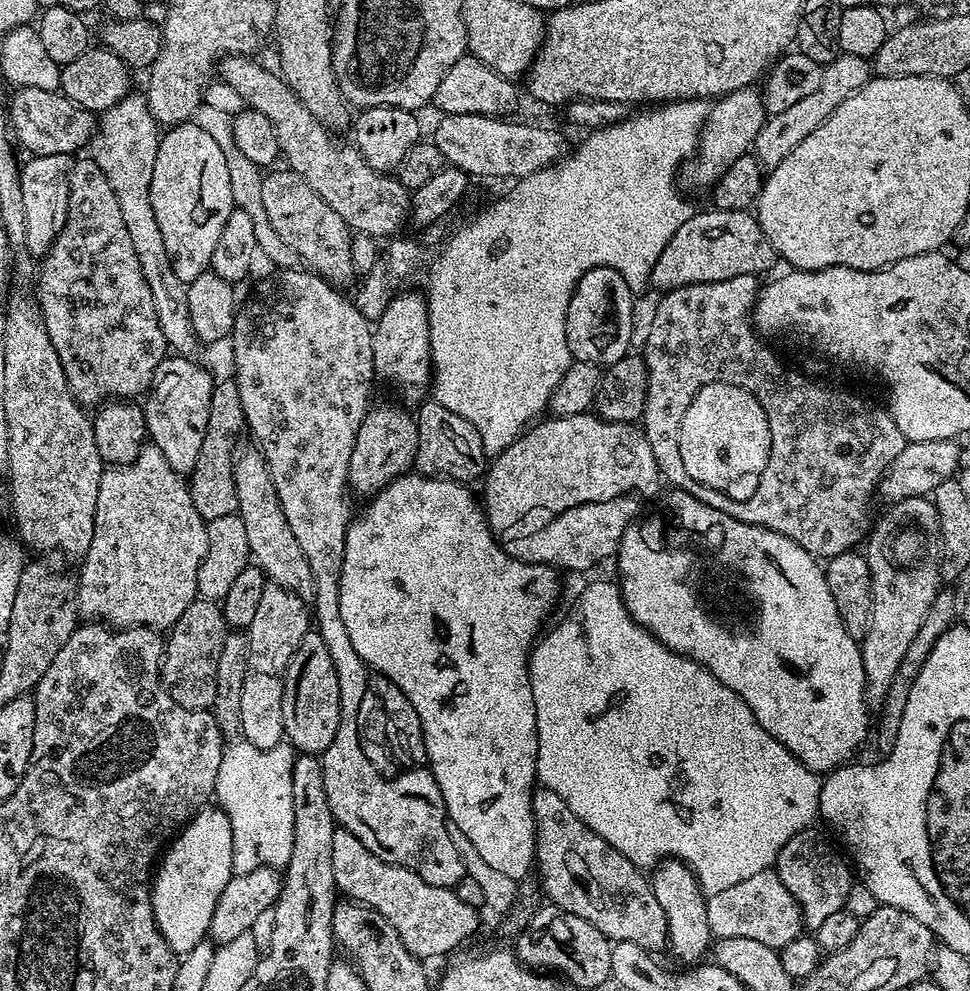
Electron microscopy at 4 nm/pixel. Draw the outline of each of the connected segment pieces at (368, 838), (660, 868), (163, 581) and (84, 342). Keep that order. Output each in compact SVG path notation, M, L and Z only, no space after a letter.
M304 268L285 269L279 271L278 275L272 276L262 281L255 288L250 300L245 305L243 303L236 313L235 324L232 327L232 335L230 337L230 345L232 344L232 364L234 367L236 367L234 379L236 385L238 386L238 398L242 398L242 410L244 411L244 419L246 421L247 431L249 433L252 431L252 436L254 439L256 439L256 441L254 441L255 447L264 456L266 466L270 470L270 478L274 478L274 490L278 490L278 502L282 502L282 510L286 514L286 522L290 522L290 531L294 533L294 539L298 541L298 546L302 546L302 554L306 554L306 562L310 565L310 574L312 575L312 595L310 597L310 602L314 611L314 628L315 631L320 633L322 642L326 642L326 650L330 650L330 662L334 662L334 674L338 674L338 702L340 703L340 721L338 722L338 734L334 734L334 742L330 742L330 746L328 747L328 749L325 750L325 752L323 752L323 754L320 756L320 765L322 766L322 778L326 782L326 802L330 802L332 817L336 819L337 825L339 825L339 827L350 830L350 834L354 834L354 838L358 838L358 842L362 842L362 846L366 846L366 850L370 850L370 854L374 854L374 858L382 858L382 862L390 862L391 864L397 864L398 866L402 866L403 868L408 868L414 874L418 874L418 878L422 878L422 882L430 882L430 886L442 886L443 888L455 889L456 884L459 882L459 880L461 880L463 876L466 875L466 873L464 870L464 863L462 862L462 858L458 854L458 846L454 846L454 842L450 842L450 834L448 833L448 825L450 821L447 812L445 812L444 810L444 799L442 798L442 790L438 790L438 782L434 782L434 774L427 767L417 766L407 770L400 770L400 773L398 773L397 776L393 778L393 780L387 780L386 777L380 776L379 770L376 769L374 765L372 765L372 760L370 757L367 756L366 753L364 753L364 744L362 741L360 741L360 711L362 711L364 708L364 699L366 699L367 696L370 696L370 669L366 662L362 662L362 658L358 658L358 650L354 650L354 646L352 645L352 643L350 643L350 634L346 634L346 622L342 622L342 610L340 609L340 579L342 578L342 562L346 558L346 534L348 533L348 526L350 523L350 515L348 516L348 504L346 501L344 501L344 492L347 493L349 491L348 471L350 470L350 453L354 451L354 438L358 438L358 426L362 426L364 416L366 415L366 413L368 413L370 407L370 399L368 400L368 395L370 395L372 392L372 380L374 381L376 371L374 370L374 346L372 345L372 334L374 330L371 321L366 319L366 317L361 314L360 309L351 299L346 300L339 292L341 291L337 287L331 285L323 277L320 277L316 273Z
M669 858L651 869L650 883L654 890L654 898L658 898L662 910L666 910L667 947L672 948L674 955L680 956L681 965L695 965L703 957L700 955L704 951L706 953L709 951L714 940L710 926L706 922L708 902L700 884L696 881L695 874L688 869L688 865L684 861Z
M145 446L129 464L118 464L105 467L102 482L98 486L98 506L94 510L94 538L90 542L90 550L79 565L80 576L76 586L76 607L81 617L92 622L103 622L115 629L117 628L155 628L157 630L171 629L176 619L184 613L186 606L197 599L196 587L198 586L198 566L202 566L202 558L206 558L208 545L208 526L200 517L198 510L194 510L194 498L188 489L188 480L177 474L166 462L162 450Z
M77 159L73 163L68 172L68 189L68 220L38 264L38 299L46 334L50 334L54 350L58 350L66 382L80 405L99 406L109 398L143 397L152 387L154 370L166 355L150 286L142 278L138 254L134 254L126 222L122 222L122 210L118 210L118 198L114 198L114 190L110 190L110 182L106 182L106 174L98 170L95 160Z

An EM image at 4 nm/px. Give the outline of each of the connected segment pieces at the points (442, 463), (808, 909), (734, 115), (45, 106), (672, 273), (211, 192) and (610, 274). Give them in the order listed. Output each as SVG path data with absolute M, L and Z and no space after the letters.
M428 398L415 409L418 426L418 454L415 471L421 476L440 476L444 480L461 482L479 481L485 475L490 457L482 446L482 438L478 438L478 430L462 418L462 414L454 414L454 410L446 410L434 398Z
M812 831L794 834L794 838L790 838L786 846L782 846L774 865L782 886L786 886L786 890L790 890L790 894L798 902L803 927L808 930L822 926L829 914L844 911L846 894L850 894L854 883L854 872L849 861L832 849L831 842L822 833Z
M755 87L734 90L727 96L719 97L709 107L704 129L700 131L698 151L687 161L683 169L683 187L711 189L716 181L722 178L722 174L730 170L733 162L738 162L738 158L749 155L765 119L764 97Z
M35 86L16 88L13 93L12 100L7 101L8 119L15 143L21 149L24 147L25 153L33 156L72 156L79 148L87 149L91 145L98 120L93 113L78 106L78 102L70 102L70 98L66 98L59 90L38 90Z
M718 207L711 211L693 211L691 218L674 230L674 238L666 242L666 250L662 250L654 264L650 281L653 289L660 288L661 293L666 293L672 288L691 284L726 282L726 278L738 278L738 274L759 277L760 272L768 272L778 264L770 238L766 238L751 211L722 210Z
M195 122L171 125L161 135L158 158L154 158L154 178L150 178L150 206L154 206L166 254L170 254L180 281L187 285L198 274L209 271L214 246L226 218L230 218L233 203L225 155Z
M595 268L582 276L576 284L576 289L572 291L566 314L566 342L572 351L573 361L581 360L607 366L629 355L631 348L628 347L632 344L632 300L634 300L634 293L630 290L626 278L618 274L618 270Z

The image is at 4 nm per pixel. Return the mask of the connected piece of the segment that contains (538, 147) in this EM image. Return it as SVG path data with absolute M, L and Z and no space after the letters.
M458 114L457 116L441 115L440 125L436 128L434 143L442 150L445 161L451 167L462 170L470 178L476 176L497 176L504 180L507 176L519 178L529 176L557 163L565 155L564 140L552 128L539 128L536 124L515 124L512 118L495 116L475 116L474 114Z

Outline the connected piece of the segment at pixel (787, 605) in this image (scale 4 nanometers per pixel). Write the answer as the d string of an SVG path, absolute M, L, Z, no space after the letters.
M687 499L684 500L676 504L676 516L680 520L645 515L643 519L632 523L624 531L614 563L620 567L618 585L626 610L632 615L634 622L642 625L651 636L658 638L658 642L665 644L671 652L677 652L680 656L698 662L703 668L710 670L710 674L714 674L714 678L718 678L722 686L730 686L730 690L734 690L734 694L738 694L738 698L742 698L742 702L750 706L754 718L758 718L758 726L762 726L766 734L778 738L778 742L782 742L786 750L794 753L809 770L817 774L827 774L832 769L849 763L855 757L852 755L859 750L860 743L863 740L867 741L870 736L870 716L868 720L870 704L866 699L868 683L862 666L860 644L854 638L850 638L838 614L838 606L834 606L834 594L830 594L830 586L824 577L821 561L811 556L806 550L802 550L798 542L786 538L786 534L778 534L773 528L763 528L757 524L742 522L718 510L715 503L708 500L692 500L691 504Z

